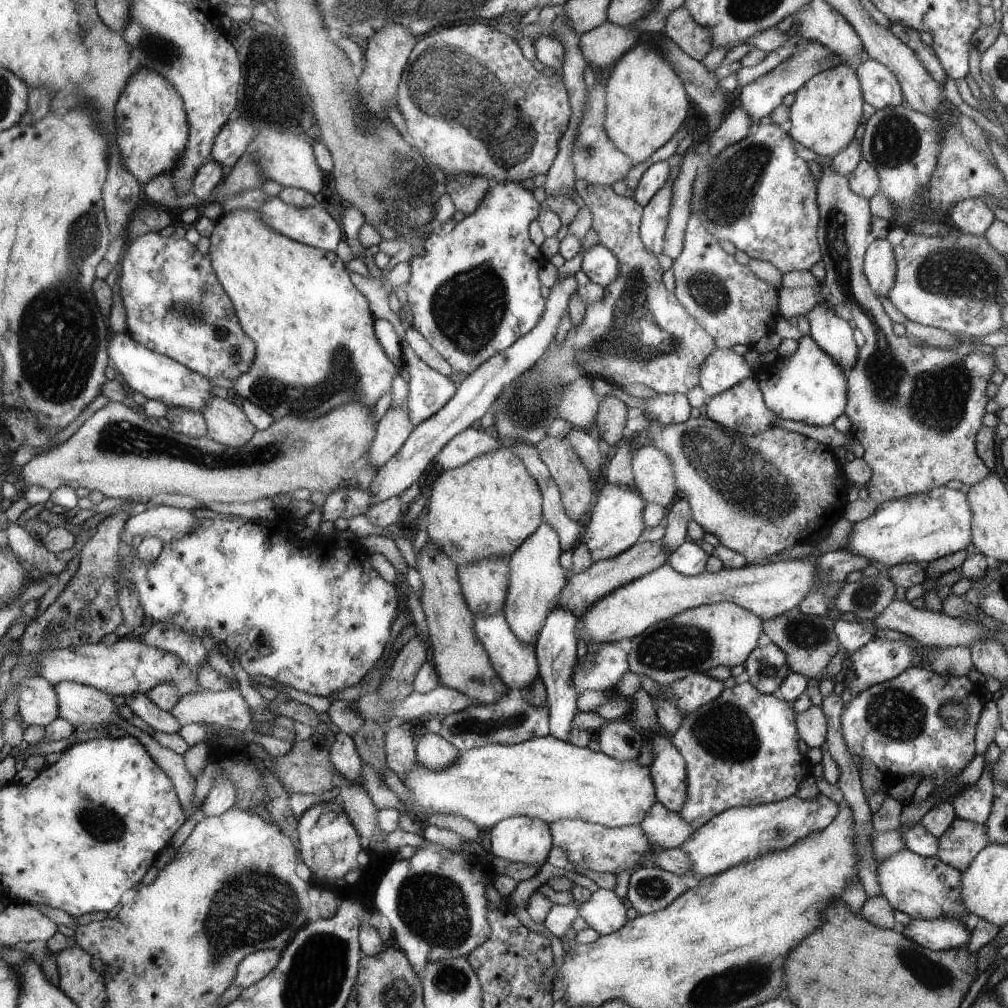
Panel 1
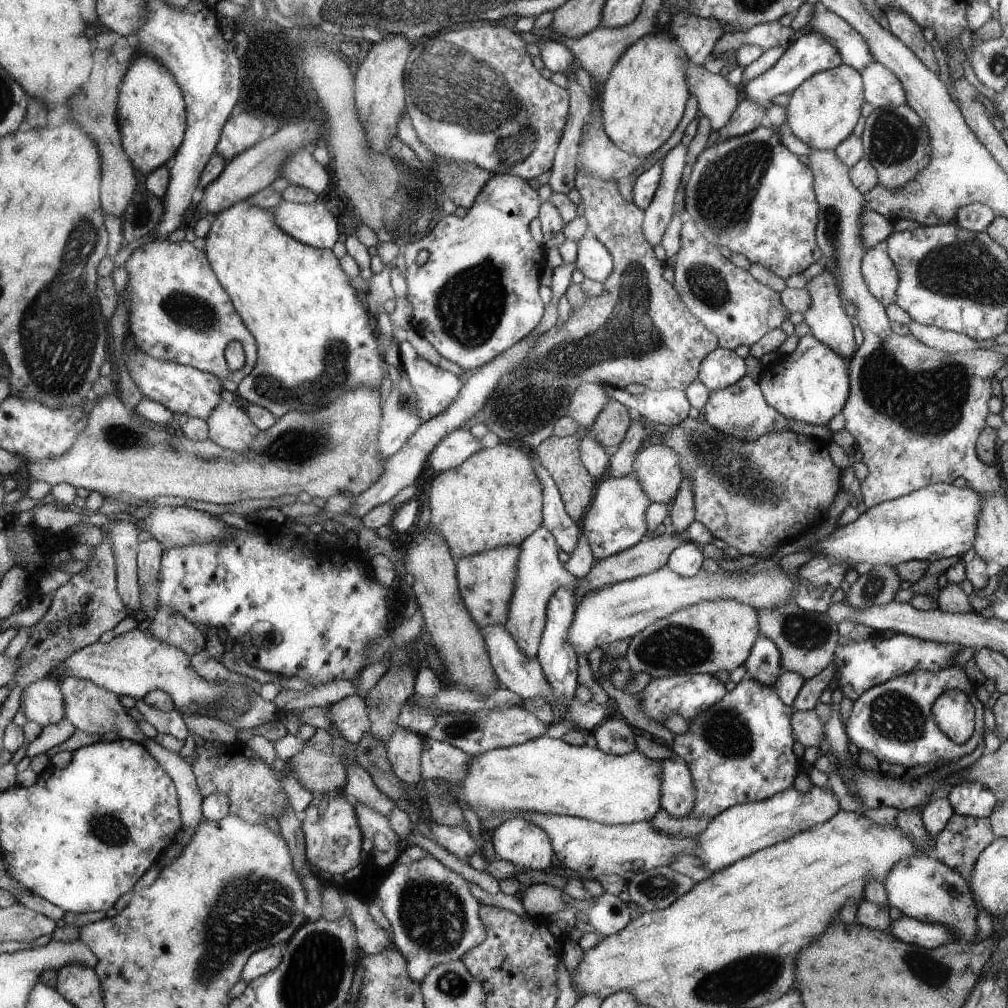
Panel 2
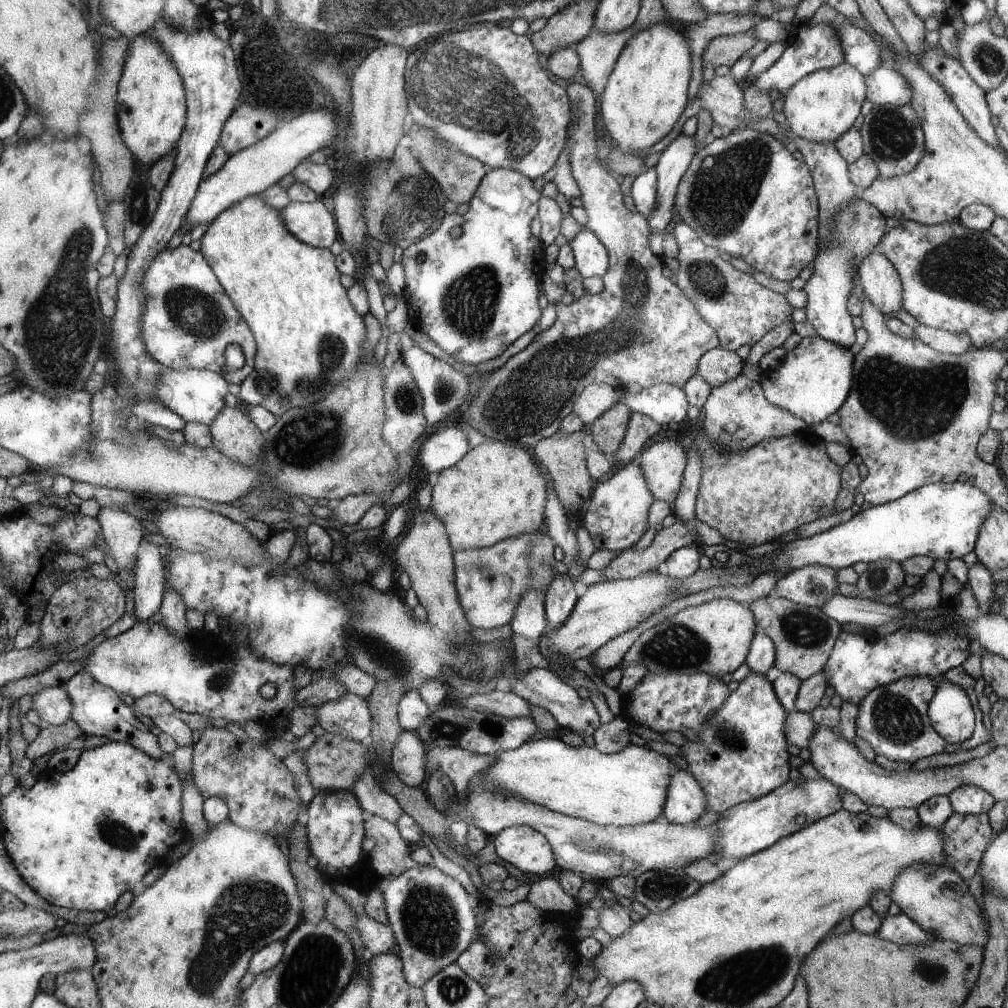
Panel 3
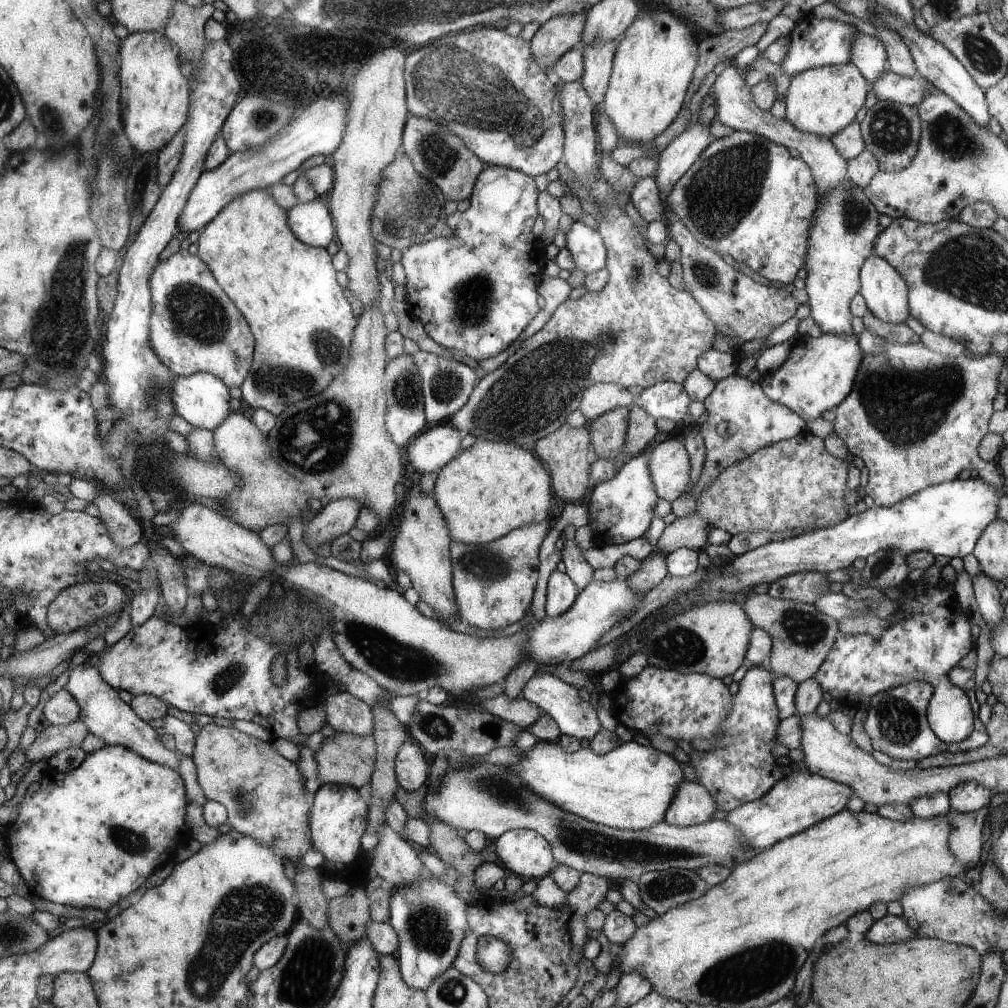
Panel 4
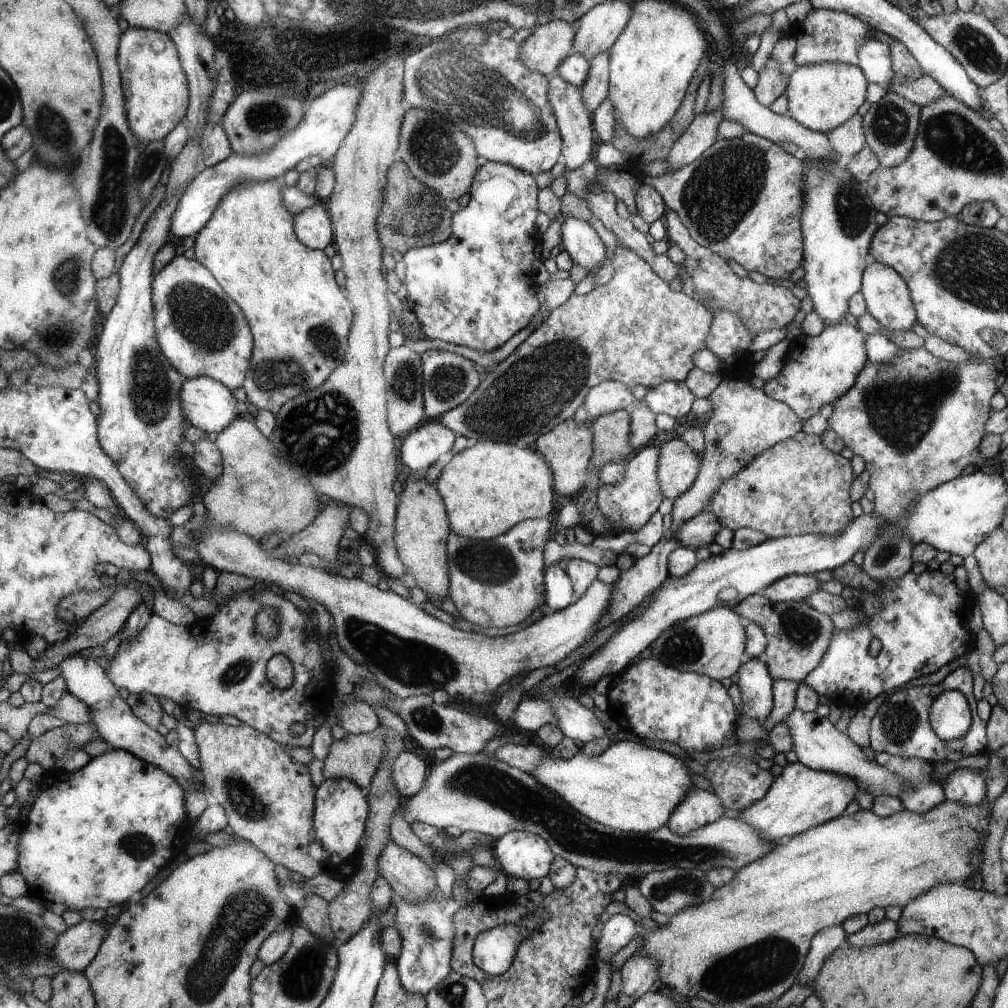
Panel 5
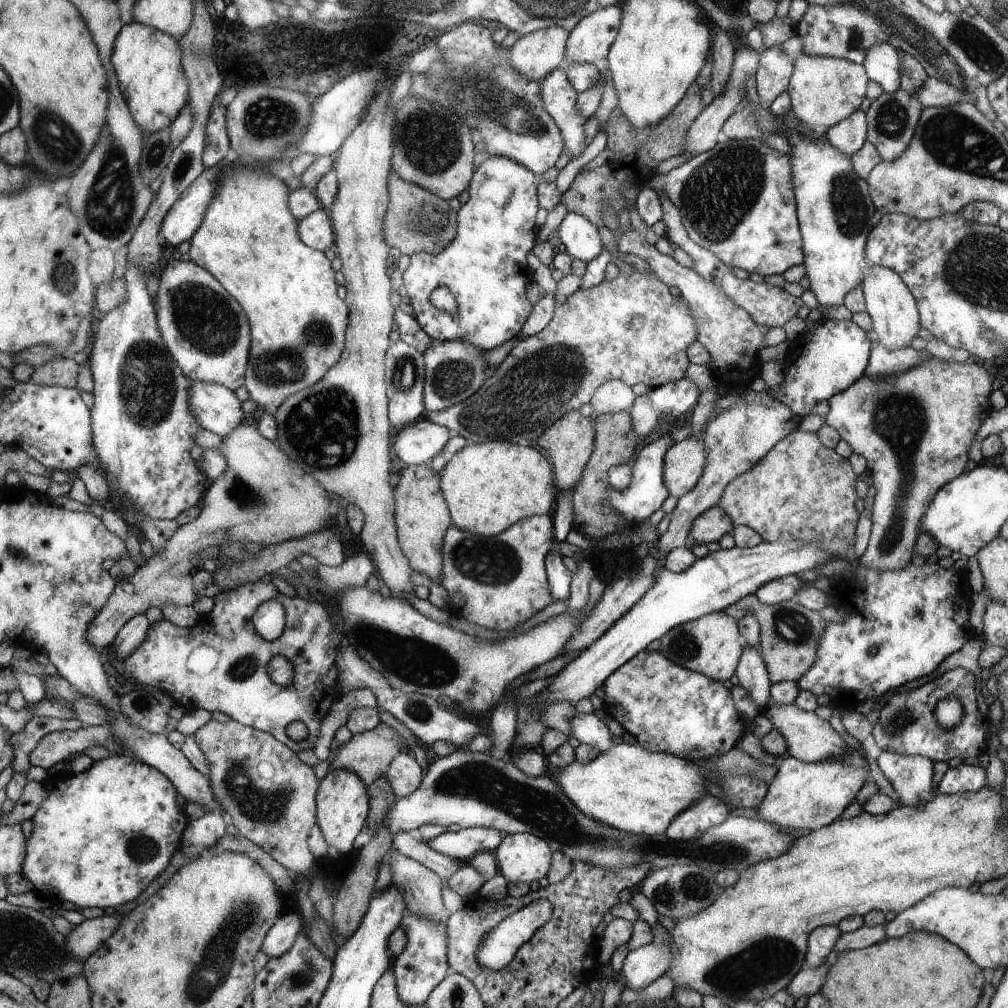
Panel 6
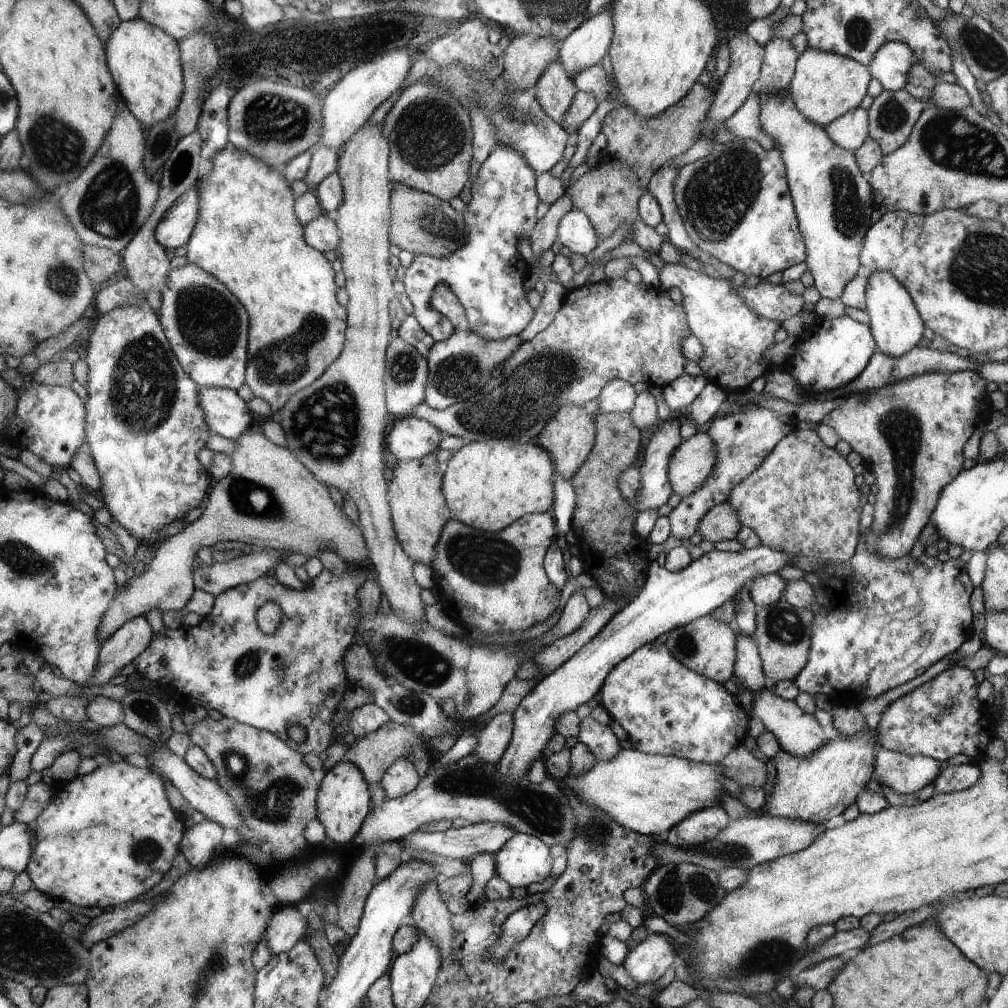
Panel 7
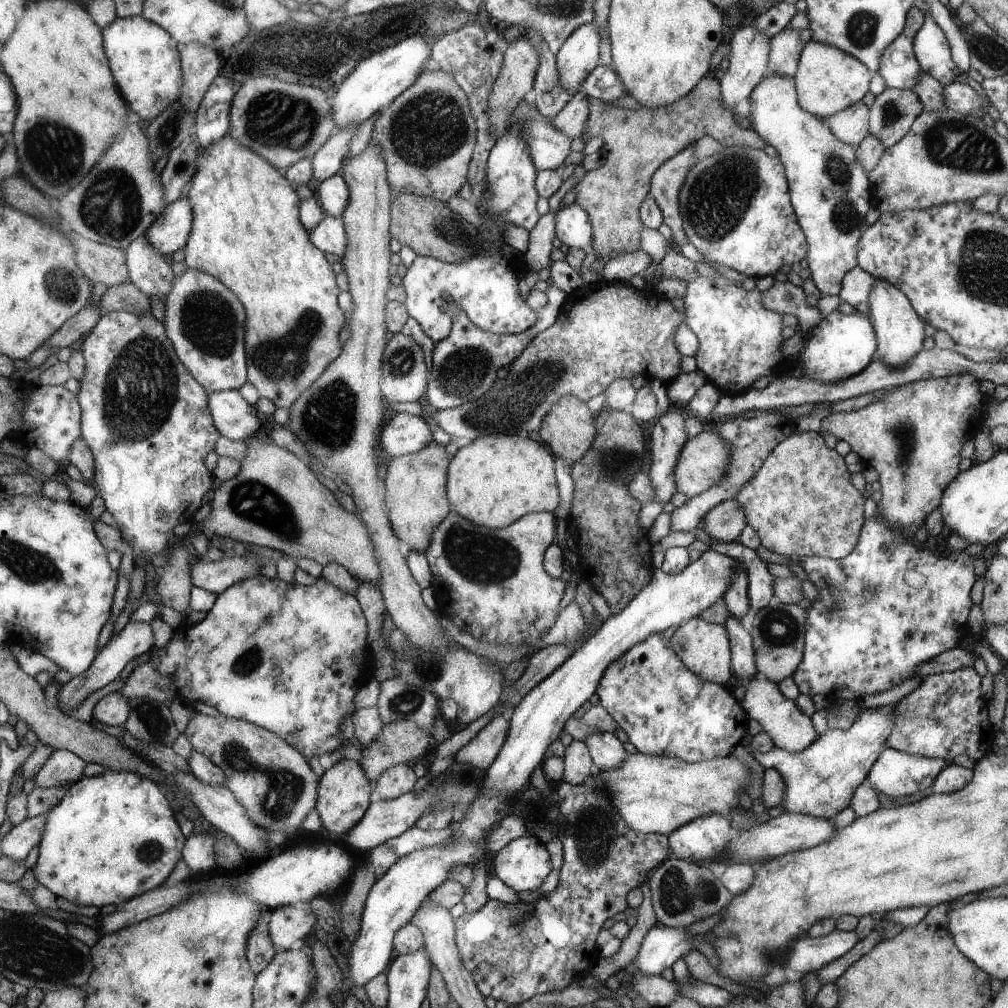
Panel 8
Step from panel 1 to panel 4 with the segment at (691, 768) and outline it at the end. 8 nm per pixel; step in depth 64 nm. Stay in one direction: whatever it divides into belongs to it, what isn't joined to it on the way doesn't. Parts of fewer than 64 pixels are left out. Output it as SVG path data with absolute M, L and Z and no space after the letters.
M748 664L746 674L739 682L739 689L736 696L734 696L730 714L727 714L724 721L725 731L718 739L714 739L717 741L725 736L730 736L732 738L730 746L709 752L695 750L694 754L690 756L691 766L695 768L698 780L706 787L706 790L710 791L710 794L713 794L717 801L718 810L731 811L744 803L756 801L760 797L764 797L782 778L782 770L778 770L774 766L774 756L770 754L770 748L776 744L774 736L778 734L781 722L781 720L778 720L778 709L772 692L772 680L774 680L772 674L765 667Z

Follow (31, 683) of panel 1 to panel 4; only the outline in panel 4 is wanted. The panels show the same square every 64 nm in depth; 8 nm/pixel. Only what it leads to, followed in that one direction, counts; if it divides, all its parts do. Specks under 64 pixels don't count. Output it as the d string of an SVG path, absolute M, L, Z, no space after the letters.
M66 689L56 692L40 708L52 725L67 725L81 720L81 703Z

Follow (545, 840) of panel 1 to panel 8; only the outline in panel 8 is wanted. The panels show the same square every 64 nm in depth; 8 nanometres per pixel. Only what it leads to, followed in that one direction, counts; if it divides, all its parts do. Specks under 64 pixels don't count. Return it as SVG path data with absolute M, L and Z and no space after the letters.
M520 837L491 856L494 876L516 892L537 891L552 872L550 853L538 837Z

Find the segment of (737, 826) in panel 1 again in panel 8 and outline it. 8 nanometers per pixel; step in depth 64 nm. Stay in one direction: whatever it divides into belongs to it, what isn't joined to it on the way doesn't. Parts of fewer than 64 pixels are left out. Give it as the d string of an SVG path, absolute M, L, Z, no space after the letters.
M894 706L862 709L850 728L831 729L800 752L790 753L774 746L768 752L753 752L753 757L764 768L775 768L784 777L786 792L779 805L788 813L811 814L830 820L849 806L855 788L868 778L887 746L894 721Z

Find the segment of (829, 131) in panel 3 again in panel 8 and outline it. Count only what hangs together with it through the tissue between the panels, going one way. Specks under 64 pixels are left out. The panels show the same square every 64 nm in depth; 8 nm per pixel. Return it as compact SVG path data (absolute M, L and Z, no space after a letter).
M812 39L804 45L799 56L797 71L793 77L801 106L810 111L810 114L821 116L826 120L834 113L856 105L858 100L866 96L872 72L865 63L854 58L854 55L834 45Z

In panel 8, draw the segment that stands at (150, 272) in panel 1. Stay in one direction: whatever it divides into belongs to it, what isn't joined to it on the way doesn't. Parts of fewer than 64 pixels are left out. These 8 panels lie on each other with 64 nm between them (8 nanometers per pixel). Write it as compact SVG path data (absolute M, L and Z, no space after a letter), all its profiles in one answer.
M188 269L181 276L175 276L173 289L165 304L165 330L176 348L178 358L207 391L220 392L238 390L248 381L248 354L245 350L245 308L237 295L228 290L222 282L202 271Z

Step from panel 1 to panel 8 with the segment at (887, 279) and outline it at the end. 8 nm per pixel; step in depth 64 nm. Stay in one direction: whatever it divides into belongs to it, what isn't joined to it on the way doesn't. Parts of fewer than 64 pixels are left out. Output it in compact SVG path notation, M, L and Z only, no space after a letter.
M877 280L869 296L870 318L876 327L876 358L886 366L901 369L910 362L922 349L924 342L924 325L917 311L914 310L910 298L893 284L885 280Z

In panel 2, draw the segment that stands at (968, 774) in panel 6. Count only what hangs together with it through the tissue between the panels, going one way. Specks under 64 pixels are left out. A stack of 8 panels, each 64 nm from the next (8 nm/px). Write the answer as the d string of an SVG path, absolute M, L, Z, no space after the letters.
M973 781L954 785L947 799L952 803L955 814L974 818L989 818L998 802L988 787Z

